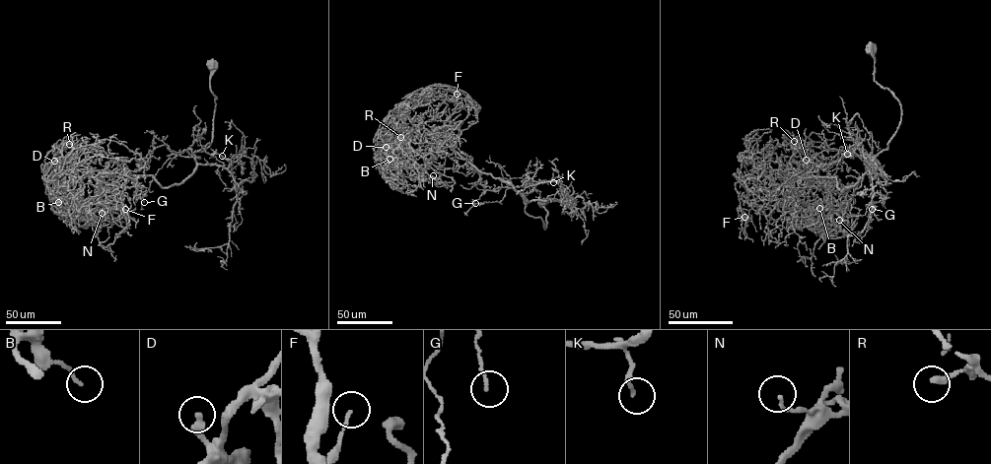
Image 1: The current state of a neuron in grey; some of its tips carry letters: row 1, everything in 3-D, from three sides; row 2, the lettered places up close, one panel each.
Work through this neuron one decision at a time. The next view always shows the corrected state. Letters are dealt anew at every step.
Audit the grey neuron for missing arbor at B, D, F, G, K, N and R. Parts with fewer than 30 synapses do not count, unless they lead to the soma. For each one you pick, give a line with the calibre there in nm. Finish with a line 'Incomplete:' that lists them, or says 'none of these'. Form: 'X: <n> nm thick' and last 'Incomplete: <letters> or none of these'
Incomplete: none of these

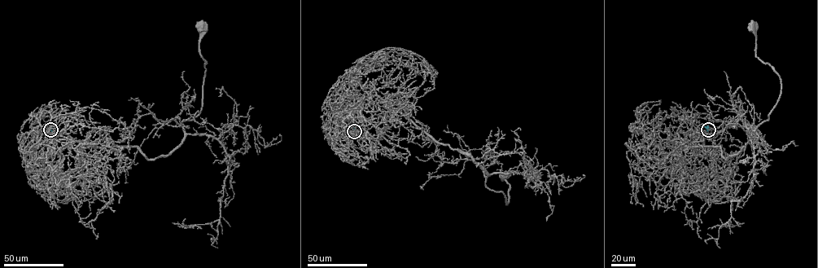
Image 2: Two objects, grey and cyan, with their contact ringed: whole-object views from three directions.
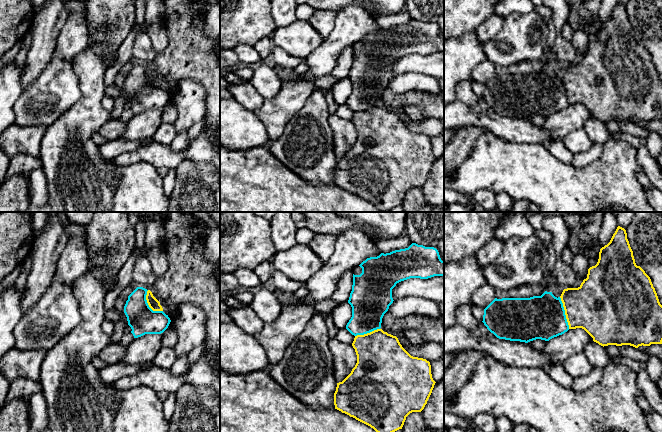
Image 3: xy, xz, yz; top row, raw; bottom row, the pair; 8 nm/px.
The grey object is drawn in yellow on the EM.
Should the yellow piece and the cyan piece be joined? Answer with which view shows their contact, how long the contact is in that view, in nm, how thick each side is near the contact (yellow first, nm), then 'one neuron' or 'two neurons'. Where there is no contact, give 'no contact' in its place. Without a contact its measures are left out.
yz | 260 nm | 400/360 nm | two neurons

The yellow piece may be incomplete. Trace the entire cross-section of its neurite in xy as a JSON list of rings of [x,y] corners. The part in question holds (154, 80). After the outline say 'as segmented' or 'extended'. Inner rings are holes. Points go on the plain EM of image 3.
[[[150,66],[147,67],[146,76],[147,76],[149,83],[153,87],[163,87],[163,84],[160,81],[160,78],[153,72]]]; as segmented

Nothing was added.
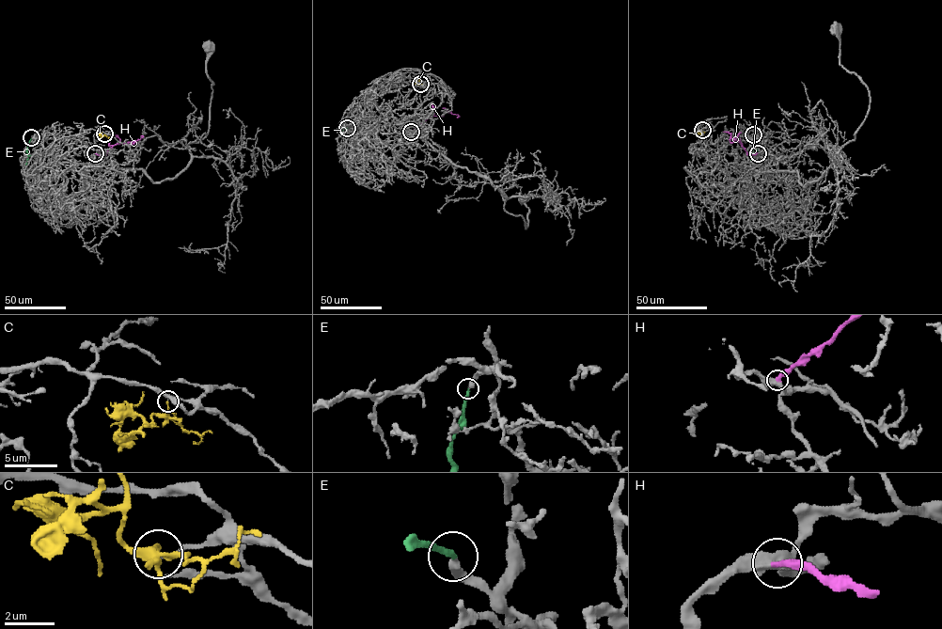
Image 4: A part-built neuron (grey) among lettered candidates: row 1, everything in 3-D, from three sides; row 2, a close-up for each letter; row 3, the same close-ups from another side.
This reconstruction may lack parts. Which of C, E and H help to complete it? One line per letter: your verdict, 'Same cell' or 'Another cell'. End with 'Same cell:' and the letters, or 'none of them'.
C: Another cell
E: Same cell
H: Same cell
Same cell: E, H

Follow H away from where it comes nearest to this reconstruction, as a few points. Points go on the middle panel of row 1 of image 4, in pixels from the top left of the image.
H: (411, 132), (432, 116), (450, 112), (459, 115), (457, 117)

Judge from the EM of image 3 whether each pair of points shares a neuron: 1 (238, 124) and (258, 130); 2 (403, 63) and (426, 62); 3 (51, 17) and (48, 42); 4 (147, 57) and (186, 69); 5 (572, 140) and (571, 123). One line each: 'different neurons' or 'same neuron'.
1: same neuron
2: same neuron
3: same neuron
4: different neurons
5: different neurons

